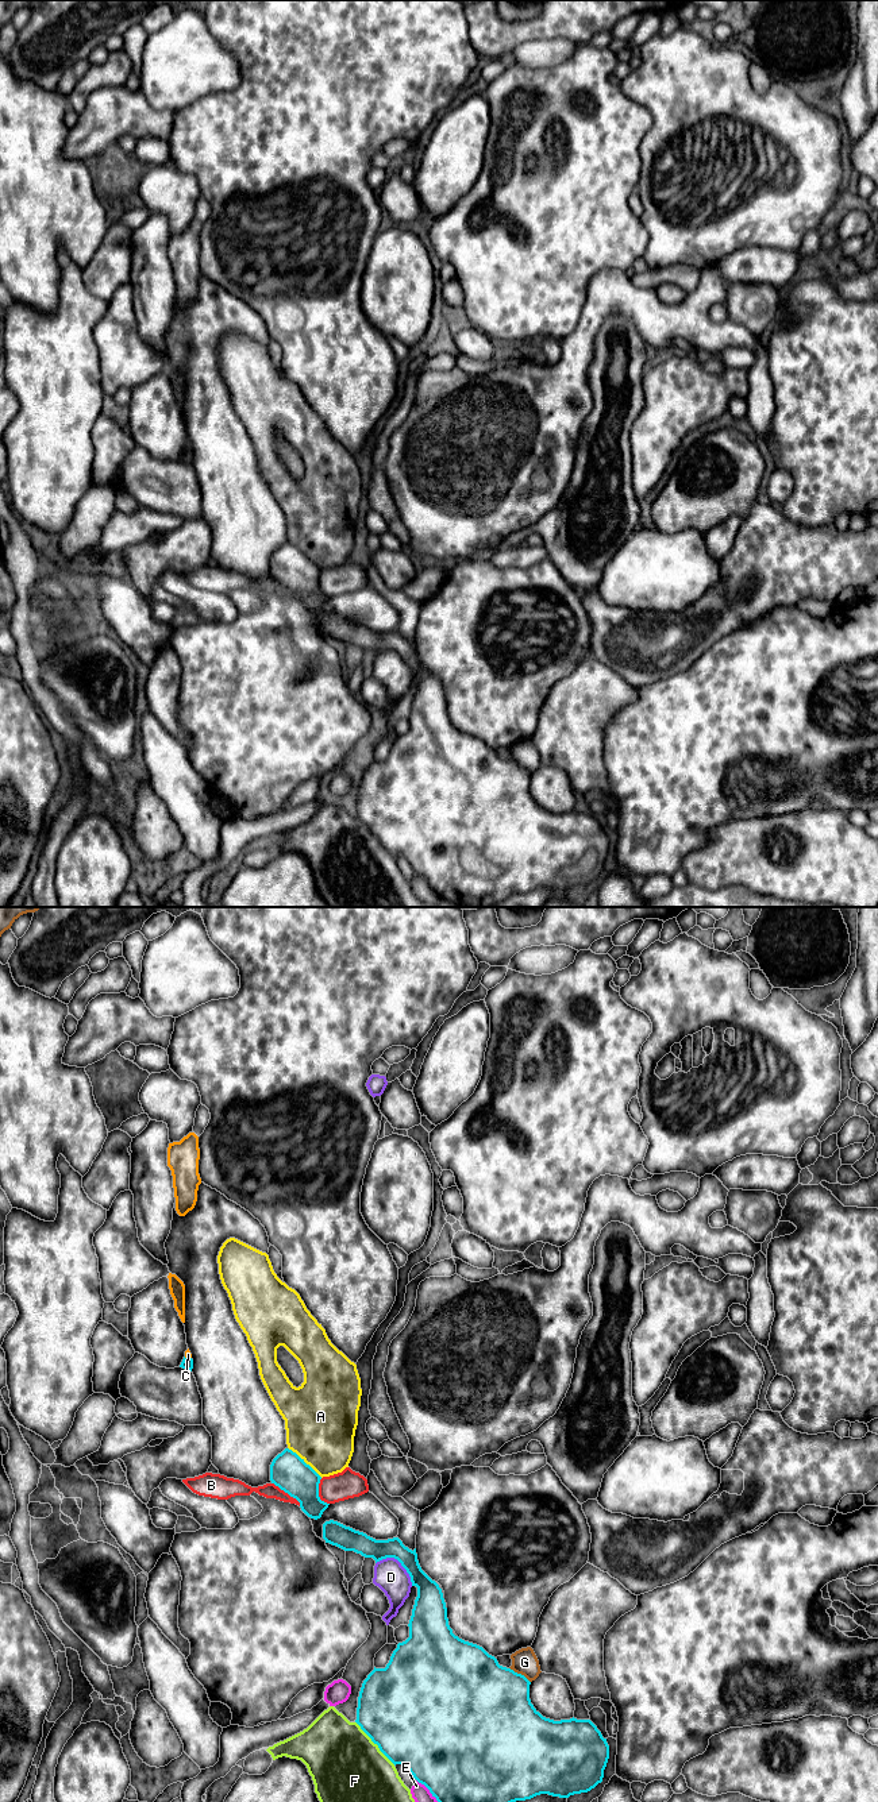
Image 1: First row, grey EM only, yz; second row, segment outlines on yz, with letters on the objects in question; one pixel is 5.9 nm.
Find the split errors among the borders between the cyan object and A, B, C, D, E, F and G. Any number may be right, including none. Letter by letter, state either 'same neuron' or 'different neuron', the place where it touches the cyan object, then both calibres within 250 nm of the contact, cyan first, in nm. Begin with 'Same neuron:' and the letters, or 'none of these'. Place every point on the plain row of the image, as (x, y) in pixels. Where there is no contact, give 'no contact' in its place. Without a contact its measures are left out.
Same neuron: none of these
A: different neuron; meets cyan in yz at (304, 555); 220 nm thick on the cyan side, 420 nm on the other
B: different neuron; meets cyan in yz at (287, 585); 220 nm thick on the cyan side, 90 nm on the other
C: different neuron; meets cyan in yz at (188, 451); 70 nm thick on the cyan side, 40 nm on the other
D: different neuron; meets cyan in yz at (399, 653); 140 nm thick on the cyan side, 190 nm on the other
E: different neuron; meets cyan in yz at (430, 884); 500 nm thick on the cyan side, 110 nm on the other
F: different neuron; meets cyan in yz at (374, 836); 500 nm thick on the cyan side, 460 nm on the other
G: different neuron; meets cyan in yz at (520, 767); 460 nm thick on the cyan side, 150 nm on the other

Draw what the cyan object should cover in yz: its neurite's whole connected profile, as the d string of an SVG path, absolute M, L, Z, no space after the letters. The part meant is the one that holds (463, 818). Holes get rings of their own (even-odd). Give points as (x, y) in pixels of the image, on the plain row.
M338 614L323 617L323 632L344 644L354 644L377 655L394 651L407 663L417 690L409 713L409 730L397 737L385 761L376 761L363 773L355 815L396 858L404 857L432 890L458 907L493 907L496 903L540 887L569 891L588 885L602 875L609 852L606 831L590 813L554 814L543 810L531 796L531 775L521 767L498 757L482 740L453 726L442 682L420 660L412 644L398 630L376 633Z

